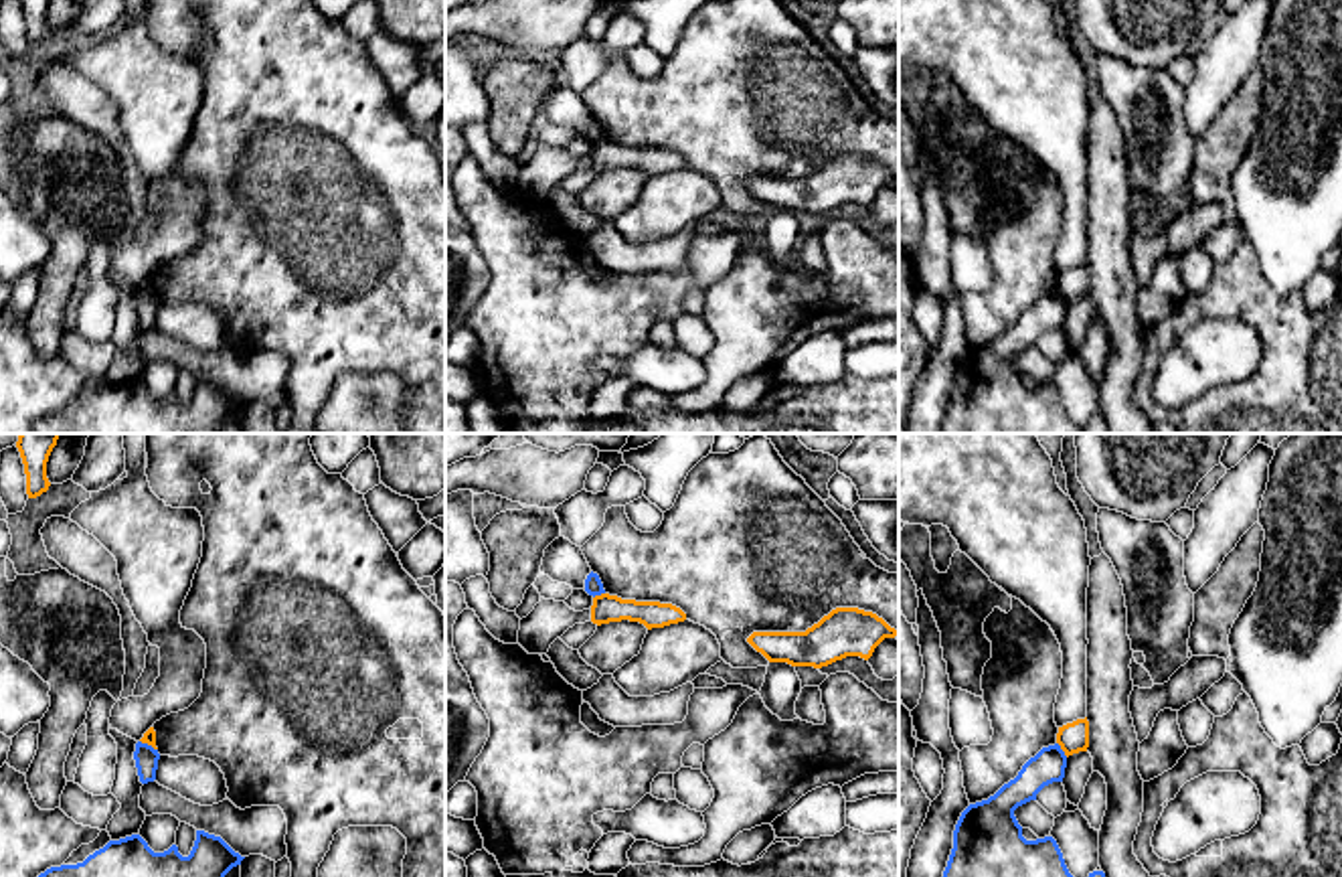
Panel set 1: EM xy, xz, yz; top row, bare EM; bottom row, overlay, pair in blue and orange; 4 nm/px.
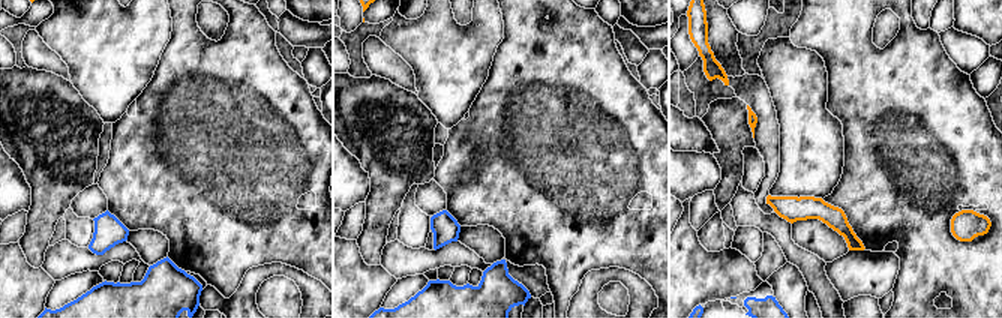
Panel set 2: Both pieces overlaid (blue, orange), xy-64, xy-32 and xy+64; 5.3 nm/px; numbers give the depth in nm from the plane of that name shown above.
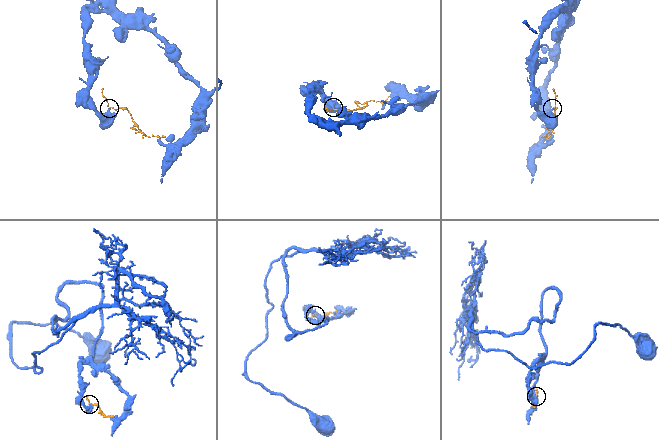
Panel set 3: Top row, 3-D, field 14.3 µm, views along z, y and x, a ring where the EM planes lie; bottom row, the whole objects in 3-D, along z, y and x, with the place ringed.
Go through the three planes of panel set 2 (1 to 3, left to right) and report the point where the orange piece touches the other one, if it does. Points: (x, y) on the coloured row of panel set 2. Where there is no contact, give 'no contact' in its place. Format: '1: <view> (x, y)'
1: no contact
2: no contact
3: no contact

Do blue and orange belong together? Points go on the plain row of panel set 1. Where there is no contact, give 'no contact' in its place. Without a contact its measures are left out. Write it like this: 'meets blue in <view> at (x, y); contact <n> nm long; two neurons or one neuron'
meets blue in yz at (1061, 296); contact 80 nm long; two neurons

